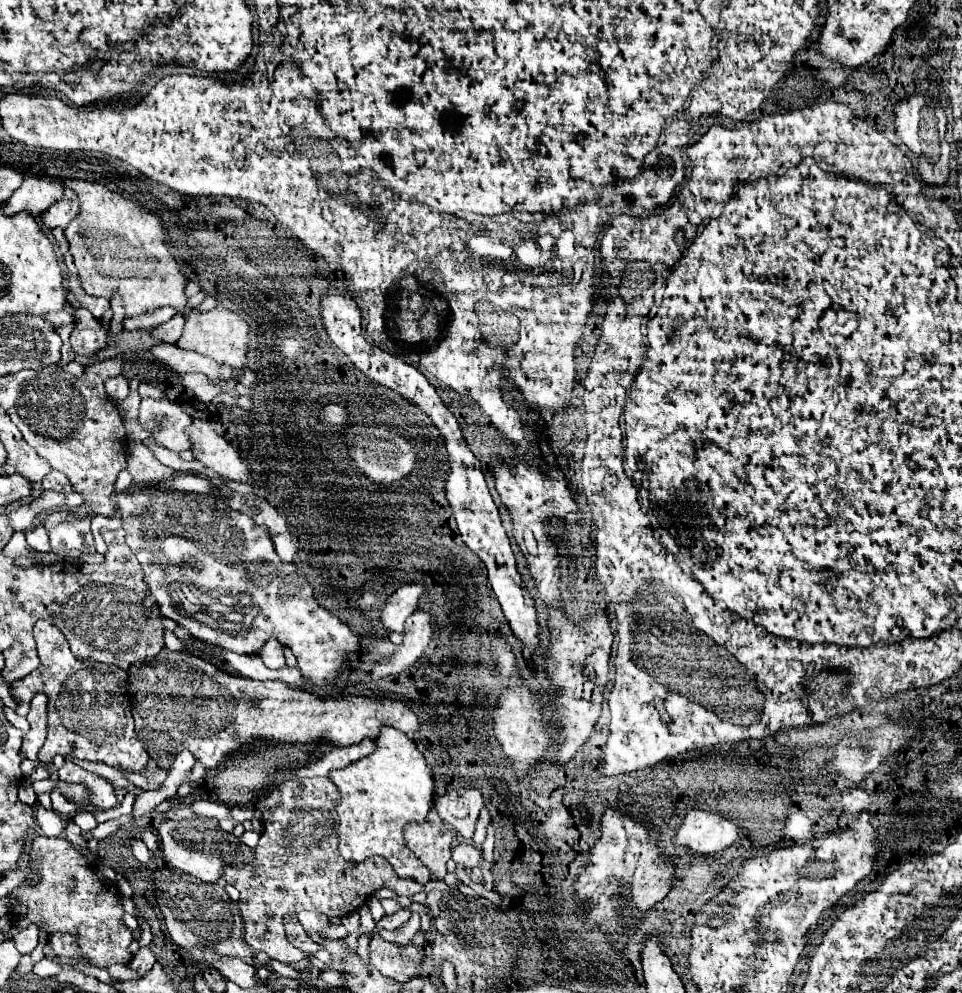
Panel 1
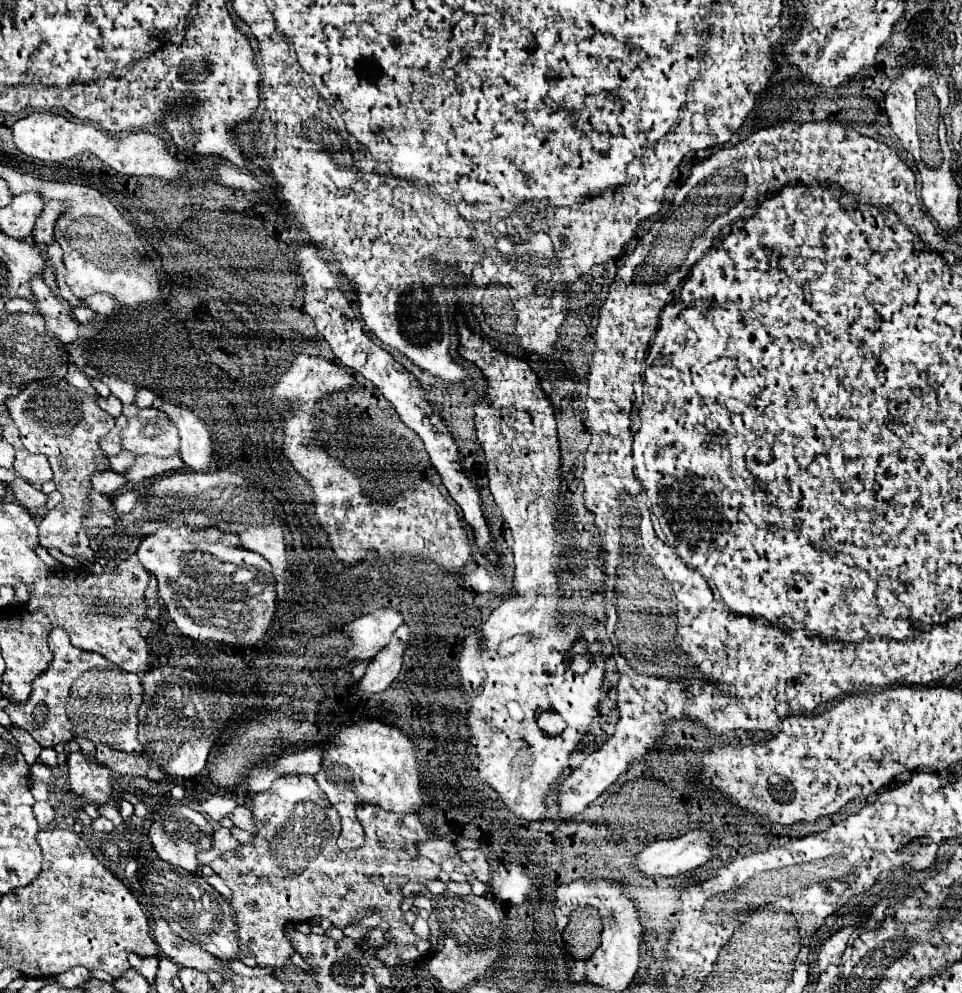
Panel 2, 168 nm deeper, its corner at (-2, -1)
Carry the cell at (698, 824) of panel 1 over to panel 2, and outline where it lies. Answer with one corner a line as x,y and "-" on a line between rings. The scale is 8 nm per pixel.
690,830
682,836
656,840
636,858
636,866
646,876
676,876
706,864
712,858
714,836
706,830

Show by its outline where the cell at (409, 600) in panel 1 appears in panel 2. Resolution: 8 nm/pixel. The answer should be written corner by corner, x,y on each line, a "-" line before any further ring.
378,608
374,612
370,612
370,614
354,620
354,622
350,622
348,628
346,628
348,636
352,638
352,646
348,648
348,660
350,660
350,664
376,656
382,650
382,646
386,646
386,642
390,642
394,630
402,622
404,622
404,618
402,618
402,614
396,608

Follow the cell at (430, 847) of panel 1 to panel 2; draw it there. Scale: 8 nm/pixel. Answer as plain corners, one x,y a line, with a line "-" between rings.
282,776
274,782
274,786
266,792
260,792
252,798
252,814
258,826
258,834
252,844
242,844
238,850
224,852
210,868
230,886
232,890
232,908
236,912
236,926
240,942
256,956
258,966
276,966
282,968
290,964
290,950
288,940
284,938
284,924
288,922
304,922
314,916
326,916
338,928
344,928
350,918
366,908
376,908
384,912
384,918
390,924
388,938
390,944
384,944
378,950
378,958
386,966
402,966
406,962
416,962
418,958
426,956
430,944
420,940
412,934
410,926
402,922
400,900
402,900
402,886
408,882
426,884
430,878
436,880
442,866
432,862
430,858
418,852
418,842
428,840
434,832
430,826
420,822
416,814
392,814
380,808
367,804
358,806
356,815
365,832
364,844
351,852
340,852
336,846
336,838
340,834
340,816
330,806
326,794
316,784
314,776

